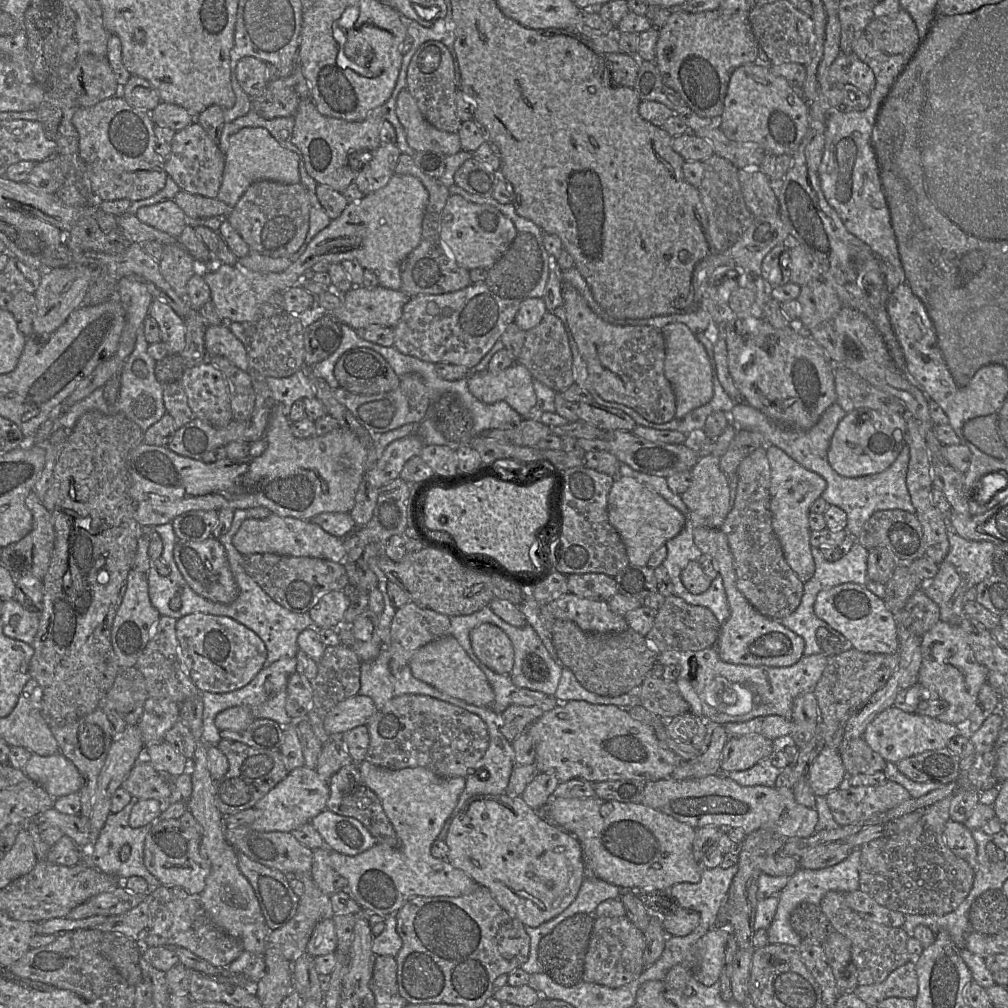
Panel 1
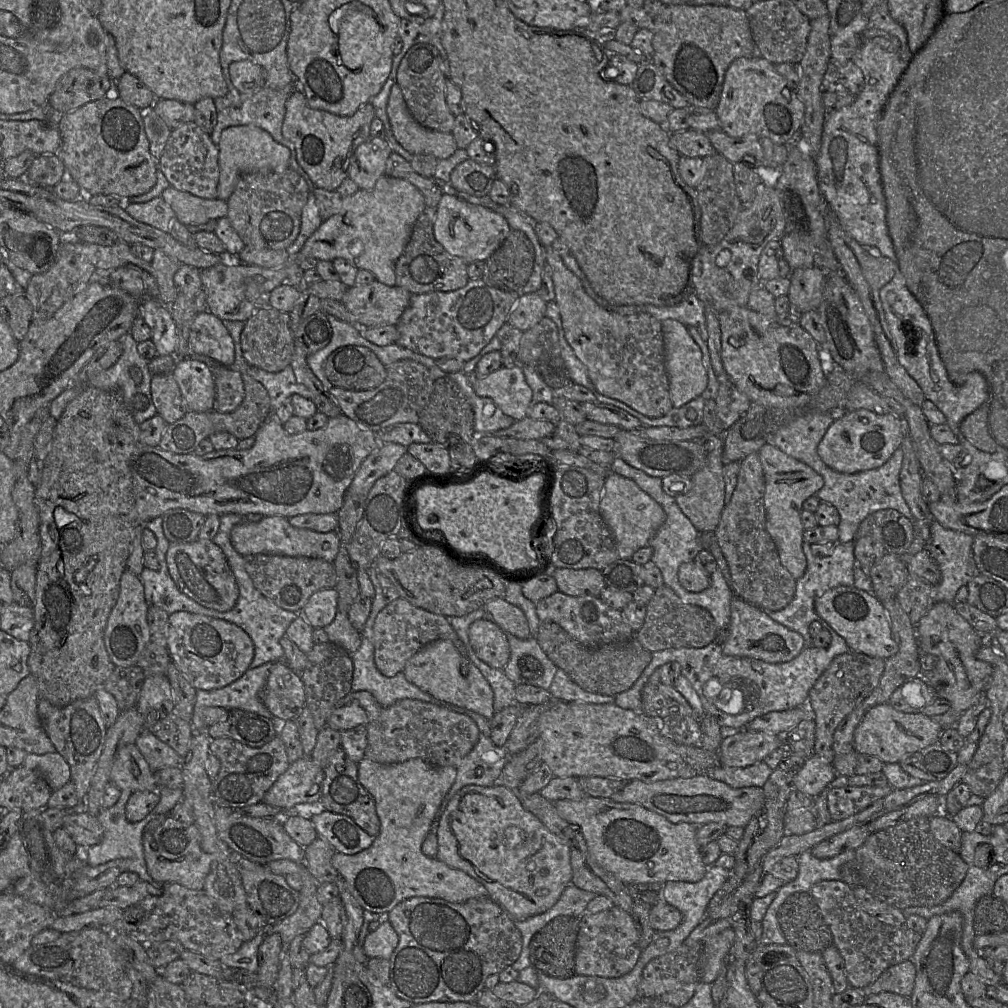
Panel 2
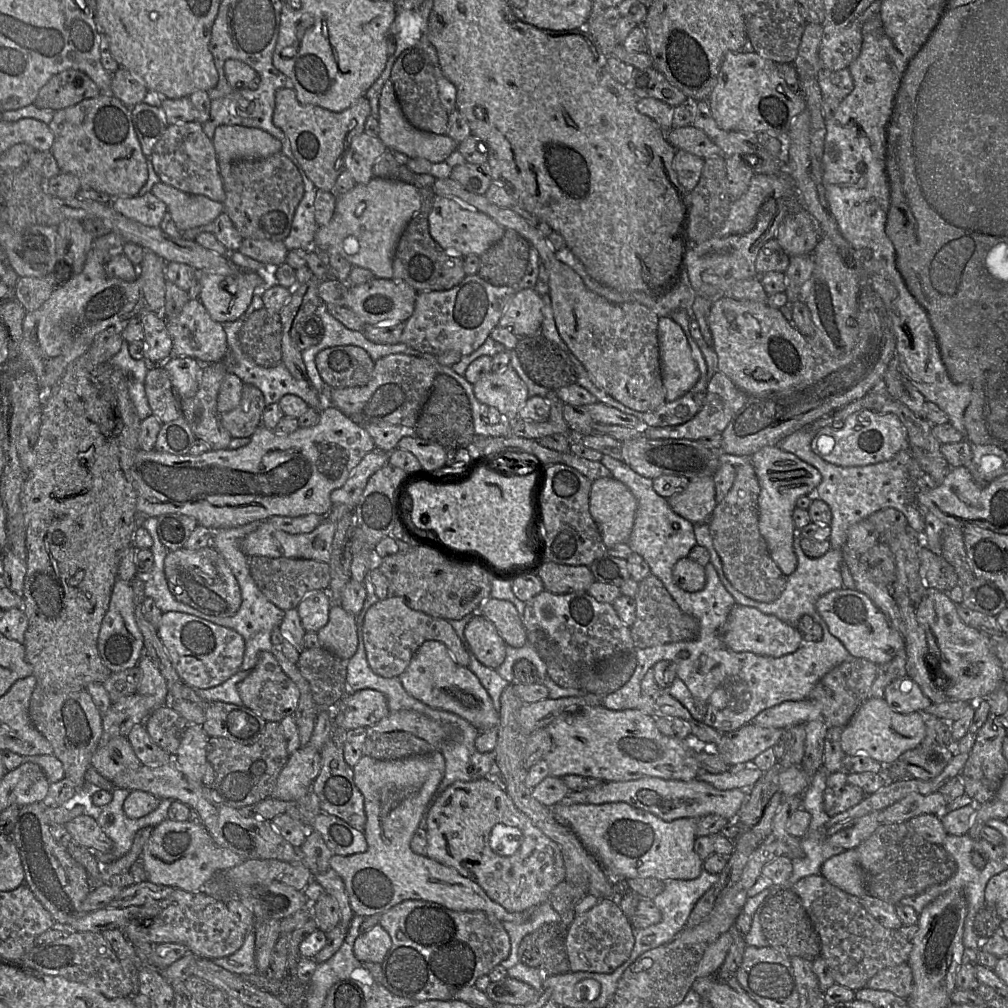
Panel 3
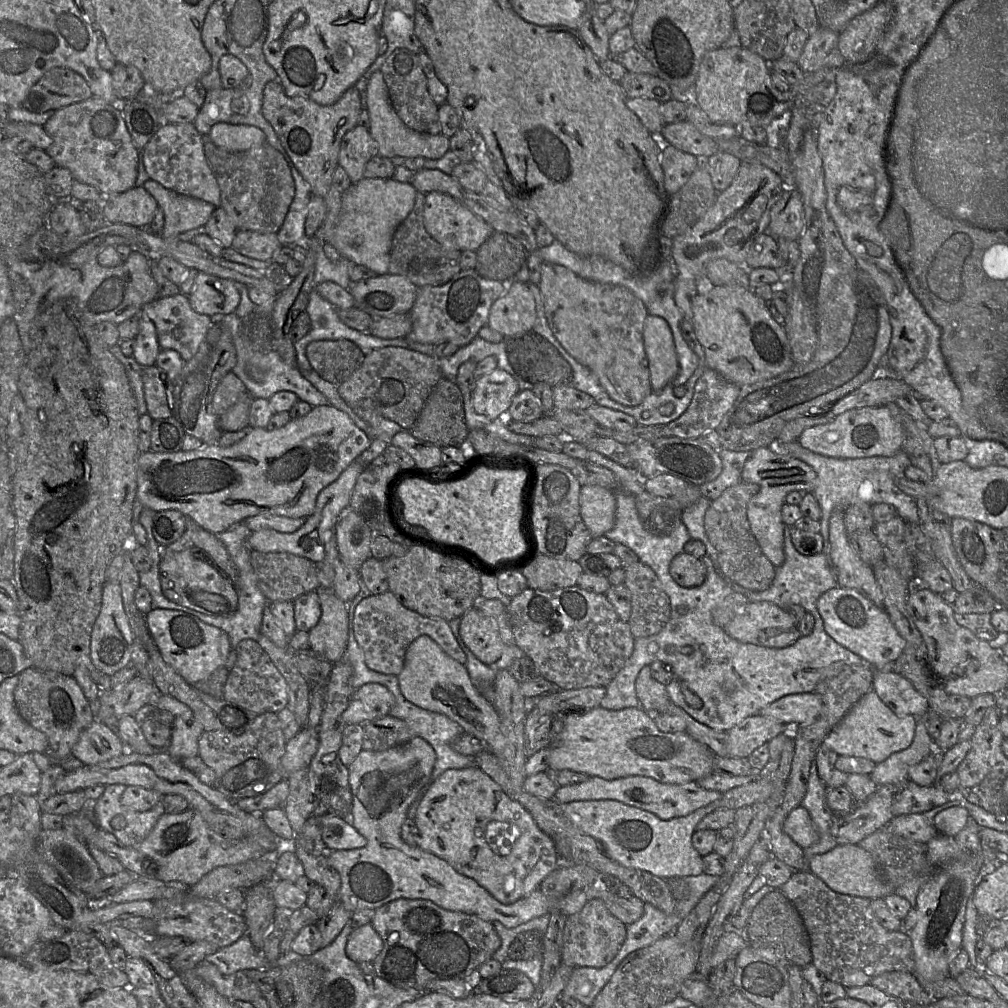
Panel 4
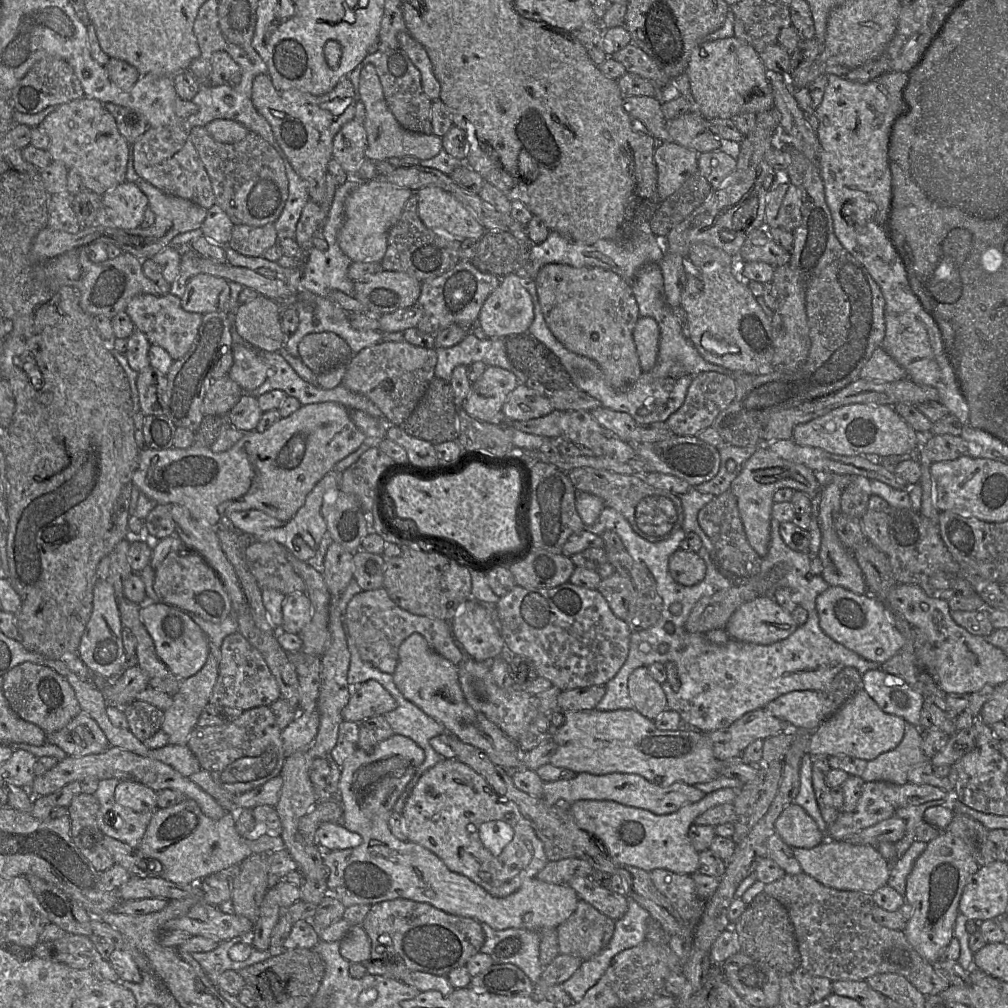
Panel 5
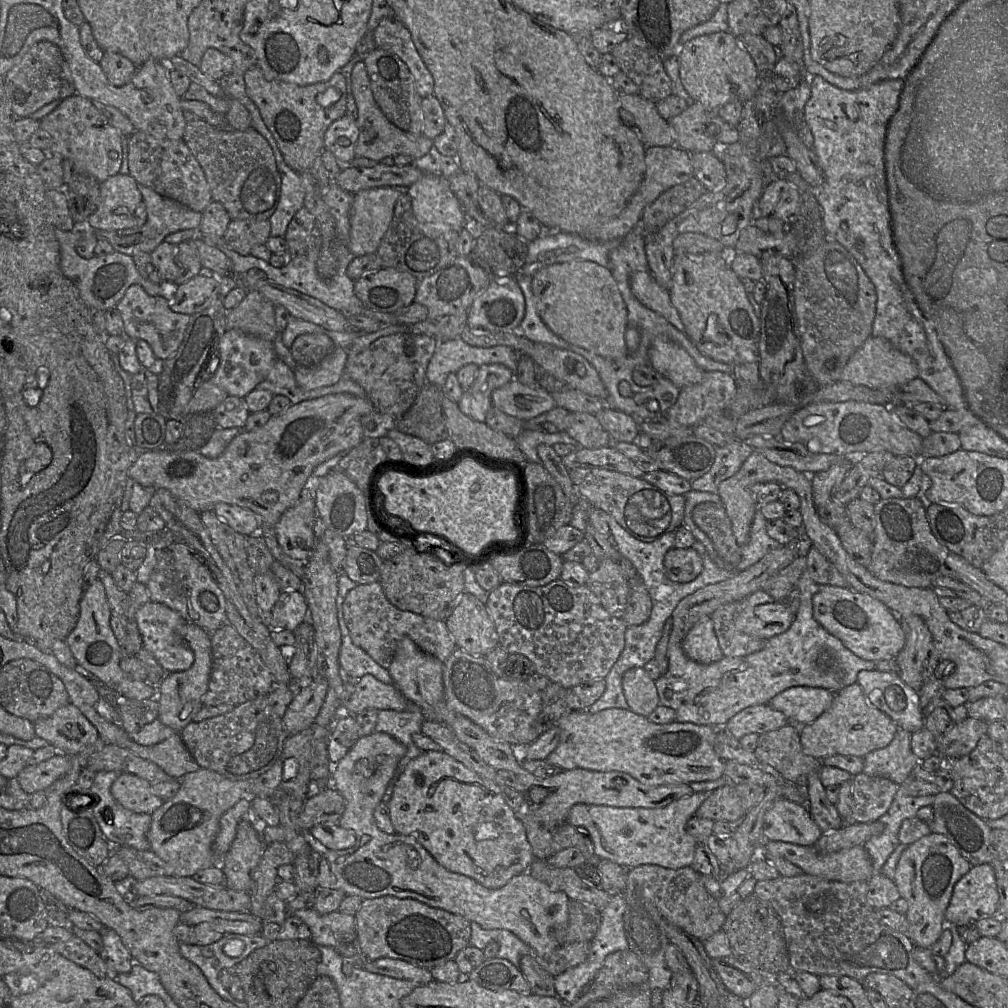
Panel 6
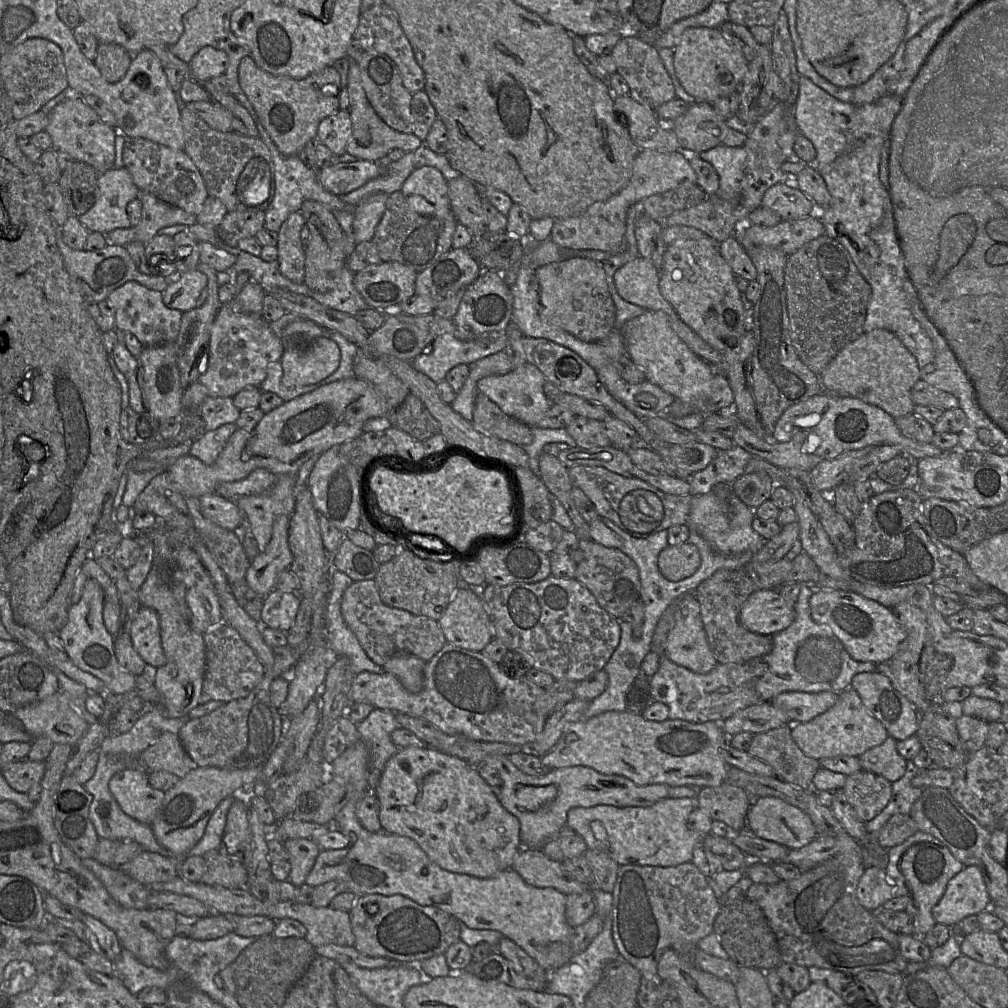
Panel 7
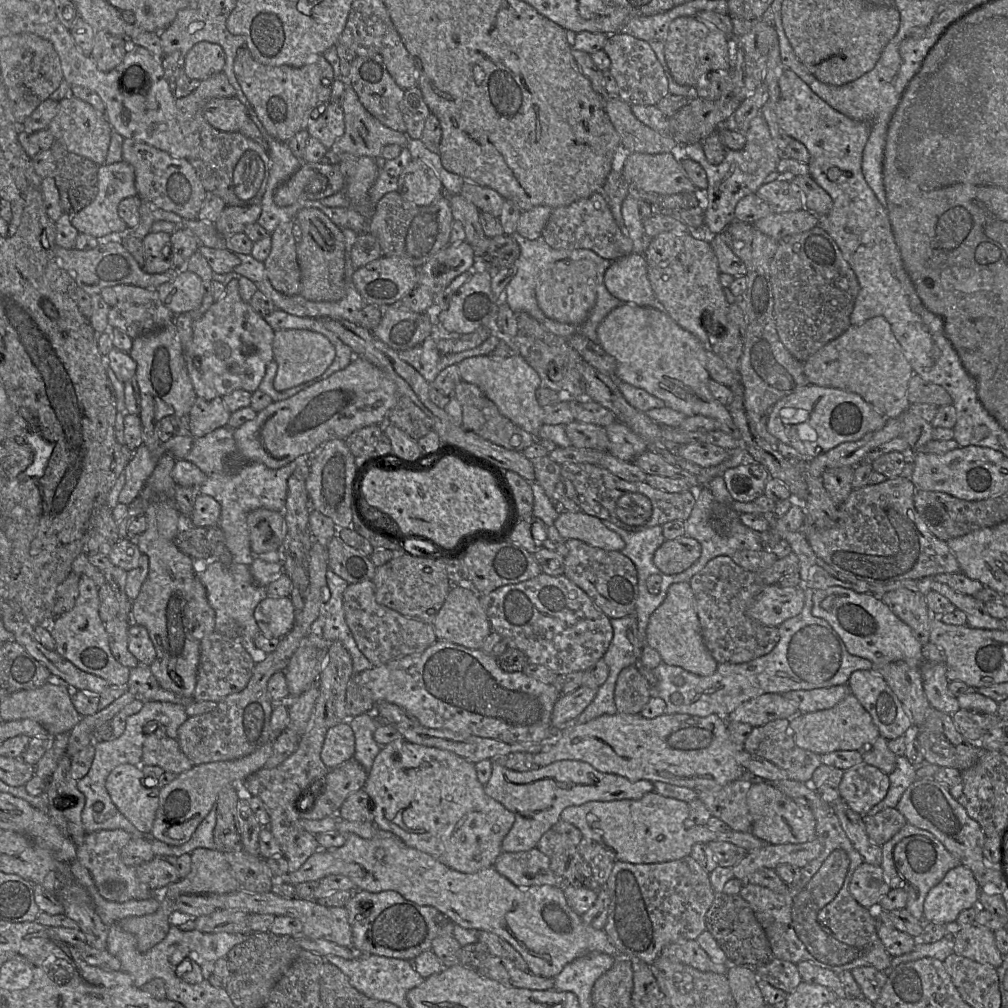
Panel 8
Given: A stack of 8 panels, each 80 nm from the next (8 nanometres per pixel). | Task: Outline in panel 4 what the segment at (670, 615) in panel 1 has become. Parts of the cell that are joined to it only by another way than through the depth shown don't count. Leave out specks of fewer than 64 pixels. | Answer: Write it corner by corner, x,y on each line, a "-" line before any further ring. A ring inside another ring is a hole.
638,561
624,568
624,585
631,595
628,621
634,639
659,633
669,622
671,606
668,595
653,570

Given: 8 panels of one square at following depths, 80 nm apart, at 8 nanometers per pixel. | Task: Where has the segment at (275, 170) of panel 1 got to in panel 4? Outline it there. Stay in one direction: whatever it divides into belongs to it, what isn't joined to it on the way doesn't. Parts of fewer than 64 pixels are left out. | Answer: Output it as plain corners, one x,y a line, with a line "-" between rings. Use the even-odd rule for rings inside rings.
218,122
210,130
209,138
228,152
243,152
267,142
265,133
252,125

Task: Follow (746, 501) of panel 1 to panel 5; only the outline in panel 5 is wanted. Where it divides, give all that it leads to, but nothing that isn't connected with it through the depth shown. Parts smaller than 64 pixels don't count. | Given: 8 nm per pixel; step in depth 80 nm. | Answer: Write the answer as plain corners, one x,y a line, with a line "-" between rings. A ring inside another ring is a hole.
729,490
702,507
697,521
716,551
718,564
739,578
751,578
761,572
762,557
749,544
740,518
737,498

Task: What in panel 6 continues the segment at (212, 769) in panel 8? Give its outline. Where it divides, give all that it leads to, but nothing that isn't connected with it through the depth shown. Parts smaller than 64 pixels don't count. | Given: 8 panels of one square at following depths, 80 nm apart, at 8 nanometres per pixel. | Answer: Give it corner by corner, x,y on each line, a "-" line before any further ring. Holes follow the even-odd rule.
199,768
178,780
180,787
176,795
164,801
151,814
147,837
150,850
169,865
172,875
192,877
199,870
221,865
221,858
212,851
220,818
241,798
250,796
251,781
230,780
205,768

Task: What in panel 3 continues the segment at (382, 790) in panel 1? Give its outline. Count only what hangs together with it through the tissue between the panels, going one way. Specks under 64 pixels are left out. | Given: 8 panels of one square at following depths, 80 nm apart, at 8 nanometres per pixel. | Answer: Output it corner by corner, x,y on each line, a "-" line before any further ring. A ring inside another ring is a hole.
435,751
426,755
415,755
410,756
402,759
396,760
379,760
372,758
367,755
363,755
360,760
357,762
356,765
353,766
354,772
354,782
356,786
359,788
361,793
364,796
364,807
365,807
365,814
366,814
366,824
363,830
367,841
367,850
364,852
355,853
352,855
339,855
333,854
330,858
330,867
334,869
343,879
345,884
345,889
347,891
349,897
349,903
353,913
358,916
369,916
369,915
381,915
382,913
388,911
393,906
399,904
402,901
408,899
415,899
415,900
424,900
429,902
434,902
440,904
450,910
458,911
458,912
468,912
468,911
483,911
488,915
492,915
498,920
504,922
513,922
516,924
524,923
525,921
529,920
532,915
532,910
526,910
523,912
508,912
504,907
502,907
497,902
493,901
486,892
479,886
476,882
472,881
471,879
462,876
455,868
446,866
432,858
429,858
425,855
420,855
412,850
410,847
411,839
418,829
421,820
424,818
430,804
432,803
433,799
437,795
438,787
444,777
445,774
445,759
441,752

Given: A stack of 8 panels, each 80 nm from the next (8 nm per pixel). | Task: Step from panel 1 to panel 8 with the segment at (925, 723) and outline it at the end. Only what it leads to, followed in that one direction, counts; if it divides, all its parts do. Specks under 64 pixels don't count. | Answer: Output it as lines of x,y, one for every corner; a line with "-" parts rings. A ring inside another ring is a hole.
852,693
831,709
798,713
790,719
789,729
799,748
818,755
837,751
860,751
865,744
873,742
880,736
871,715

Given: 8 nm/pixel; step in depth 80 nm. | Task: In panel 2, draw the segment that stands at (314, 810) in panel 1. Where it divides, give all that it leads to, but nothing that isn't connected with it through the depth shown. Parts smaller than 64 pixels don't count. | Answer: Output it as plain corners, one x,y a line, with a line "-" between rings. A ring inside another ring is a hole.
303,756
278,777
263,802
288,812
299,804
318,806
322,796
324,770
311,756

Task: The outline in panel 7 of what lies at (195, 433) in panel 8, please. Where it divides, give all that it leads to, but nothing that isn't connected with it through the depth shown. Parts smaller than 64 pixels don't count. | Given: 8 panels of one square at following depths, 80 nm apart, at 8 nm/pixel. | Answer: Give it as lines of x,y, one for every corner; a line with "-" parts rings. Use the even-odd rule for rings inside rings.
208,397
198,407
198,411
205,422
207,432
225,424
235,423
241,413
230,397

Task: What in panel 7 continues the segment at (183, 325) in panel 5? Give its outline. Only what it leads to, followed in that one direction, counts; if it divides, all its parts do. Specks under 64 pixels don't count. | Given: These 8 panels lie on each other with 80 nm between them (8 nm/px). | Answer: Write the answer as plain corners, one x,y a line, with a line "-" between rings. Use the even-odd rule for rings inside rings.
129,281
113,290
106,302
115,313
115,330
135,336
144,347
175,342
183,312
167,308
162,293
147,289
138,282

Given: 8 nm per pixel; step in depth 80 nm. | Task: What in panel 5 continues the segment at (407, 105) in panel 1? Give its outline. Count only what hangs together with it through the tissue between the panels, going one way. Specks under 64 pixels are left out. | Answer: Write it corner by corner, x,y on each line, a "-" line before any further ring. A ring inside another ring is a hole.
365,64
360,72
359,100
366,108
363,125
367,132
366,159
387,161
391,157
414,156
420,160
435,157
443,149
442,137
405,129
398,122
385,100
383,87
373,64

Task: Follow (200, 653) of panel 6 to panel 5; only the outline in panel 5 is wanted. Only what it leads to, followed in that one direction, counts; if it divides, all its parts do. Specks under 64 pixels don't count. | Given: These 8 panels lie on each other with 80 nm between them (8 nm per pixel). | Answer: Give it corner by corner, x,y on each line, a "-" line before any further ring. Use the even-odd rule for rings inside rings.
209,652
204,666
193,676
181,680
172,704
164,710
161,729
169,736
170,744
186,745
198,718
209,704
218,677
219,663

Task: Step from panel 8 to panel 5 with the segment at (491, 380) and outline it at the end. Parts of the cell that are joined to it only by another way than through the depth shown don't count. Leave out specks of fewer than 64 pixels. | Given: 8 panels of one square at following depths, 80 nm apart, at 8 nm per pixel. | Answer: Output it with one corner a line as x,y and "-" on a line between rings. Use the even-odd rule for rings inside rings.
519,383
507,396
502,406
501,418
497,421
527,421
545,416
553,410
548,396
539,395
525,384

